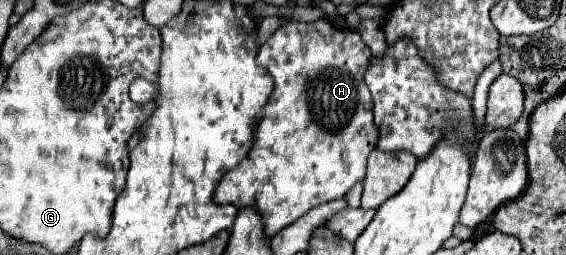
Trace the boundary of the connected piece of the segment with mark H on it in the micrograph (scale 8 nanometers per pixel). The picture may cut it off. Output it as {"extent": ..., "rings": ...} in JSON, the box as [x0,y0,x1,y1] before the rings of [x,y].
{"extent":[213,18,379,238],"rings":[[[327,18],[315,22],[291,20],[271,34],[259,48],[257,60],[271,72],[275,90],[265,106],[261,122],[257,124],[249,156],[221,178],[213,200],[217,204],[235,204],[237,208],[255,206],[263,216],[265,234],[273,238],[307,210],[329,200],[343,198],[351,186],[361,182],[365,178],[367,156],[379,140],[371,94],[365,84],[365,72],[371,56],[373,54],[359,32],[351,28],[341,30]]]}

